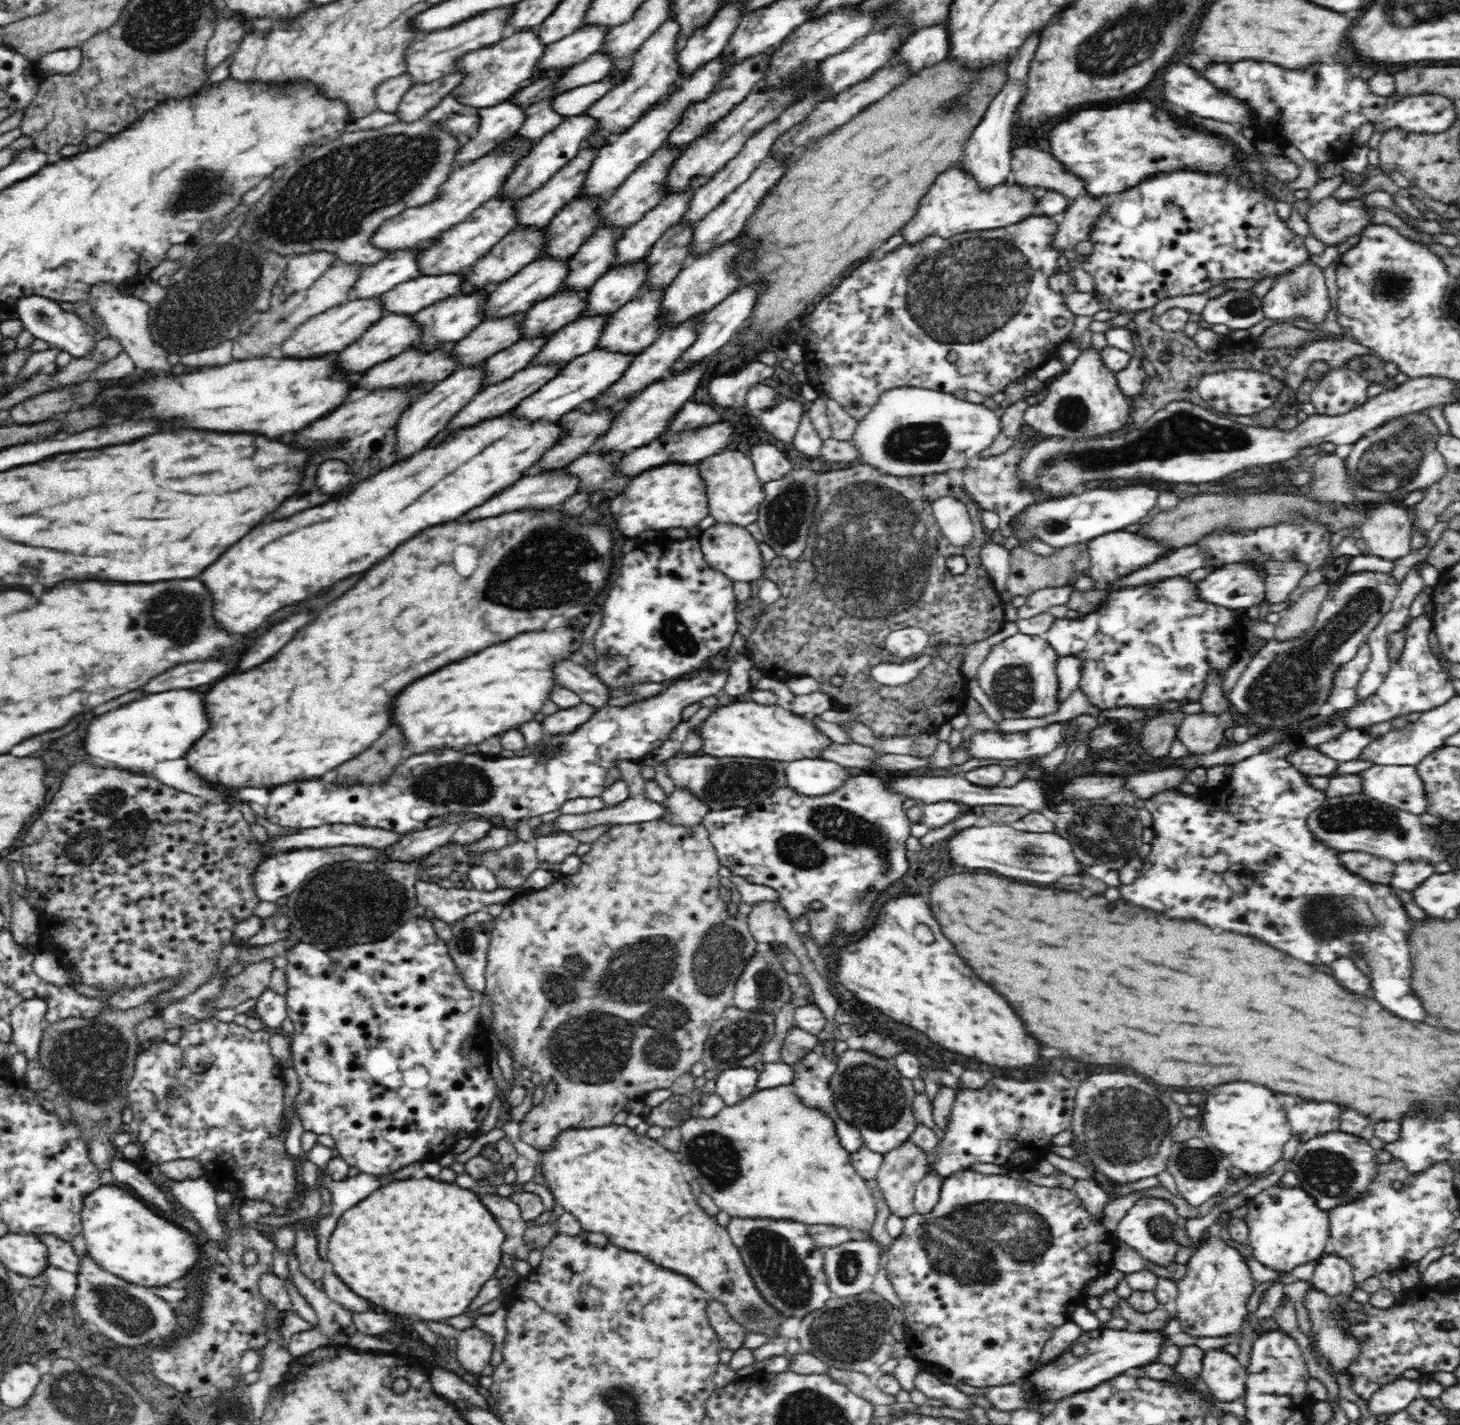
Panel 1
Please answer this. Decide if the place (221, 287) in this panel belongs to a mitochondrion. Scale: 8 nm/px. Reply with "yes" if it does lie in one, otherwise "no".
yes

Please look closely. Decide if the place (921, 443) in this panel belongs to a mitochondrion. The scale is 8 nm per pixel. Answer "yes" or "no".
yes

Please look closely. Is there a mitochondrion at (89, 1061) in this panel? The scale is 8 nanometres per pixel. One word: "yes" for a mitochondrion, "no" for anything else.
yes

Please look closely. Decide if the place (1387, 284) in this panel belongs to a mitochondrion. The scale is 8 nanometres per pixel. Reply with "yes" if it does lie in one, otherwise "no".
yes

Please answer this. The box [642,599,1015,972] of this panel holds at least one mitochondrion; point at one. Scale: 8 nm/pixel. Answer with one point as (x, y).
(830, 826)

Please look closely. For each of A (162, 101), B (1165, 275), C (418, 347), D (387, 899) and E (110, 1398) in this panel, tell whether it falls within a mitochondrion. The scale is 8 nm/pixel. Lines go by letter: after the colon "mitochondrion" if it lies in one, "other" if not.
A: other
B: other
C: other
D: mitochondrion
E: mitochondrion

